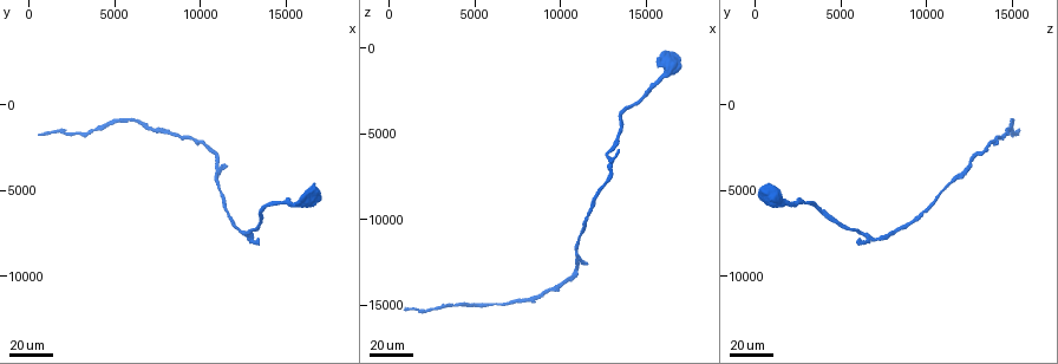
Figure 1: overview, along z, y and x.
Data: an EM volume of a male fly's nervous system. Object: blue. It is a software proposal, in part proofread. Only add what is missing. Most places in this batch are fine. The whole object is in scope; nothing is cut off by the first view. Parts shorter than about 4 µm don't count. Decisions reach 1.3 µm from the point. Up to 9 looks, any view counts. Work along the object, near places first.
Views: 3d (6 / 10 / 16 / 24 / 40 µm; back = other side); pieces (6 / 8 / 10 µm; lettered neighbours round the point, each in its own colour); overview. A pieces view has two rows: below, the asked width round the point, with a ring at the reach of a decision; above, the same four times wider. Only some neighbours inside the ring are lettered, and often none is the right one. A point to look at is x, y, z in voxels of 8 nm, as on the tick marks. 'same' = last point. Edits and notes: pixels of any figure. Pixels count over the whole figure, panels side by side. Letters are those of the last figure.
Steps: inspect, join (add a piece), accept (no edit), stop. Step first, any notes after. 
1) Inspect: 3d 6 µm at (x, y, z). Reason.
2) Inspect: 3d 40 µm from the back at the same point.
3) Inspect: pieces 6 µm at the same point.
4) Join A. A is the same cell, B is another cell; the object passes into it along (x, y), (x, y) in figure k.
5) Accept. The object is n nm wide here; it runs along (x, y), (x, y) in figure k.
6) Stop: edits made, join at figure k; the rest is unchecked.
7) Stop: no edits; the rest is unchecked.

Inspect: 3d 40 µm at (600, 1800, 15200). Long arm stops here.

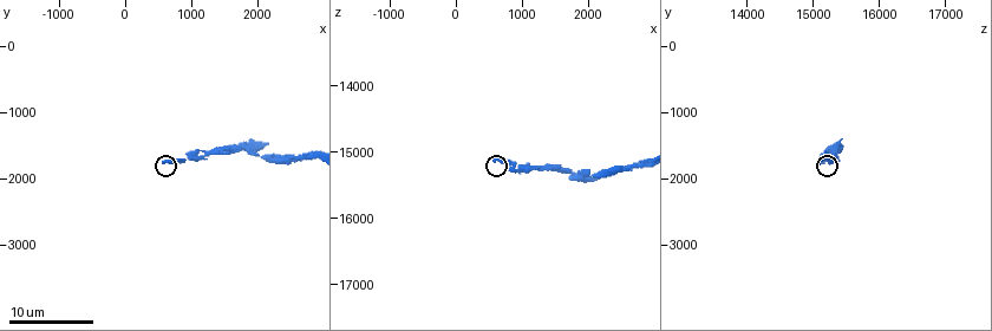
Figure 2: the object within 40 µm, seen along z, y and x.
Inspect: pieces 10 µm at (600, 1750, 15100).

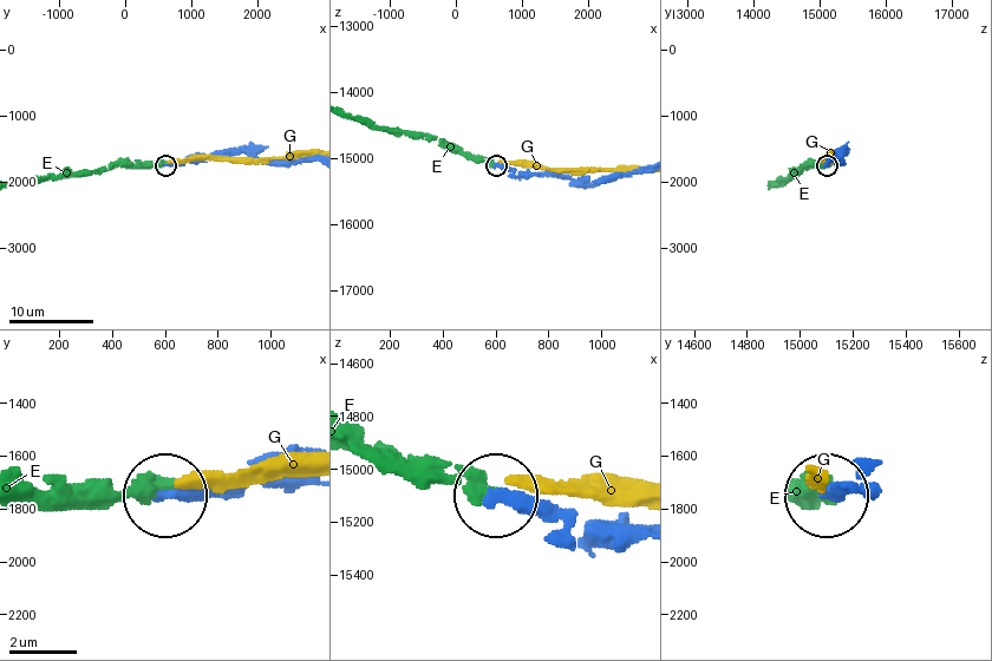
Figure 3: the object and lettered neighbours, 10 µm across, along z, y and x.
Join E. The object is 320 nm wide here; E is the same cell, G is another cell; the object passes into it along (589, 523), (516, 504), (496, 490), (423, 480), (356, 447) in figure 3; the neuron continues.

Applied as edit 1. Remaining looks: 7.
Inspect: 3d 24 µm at (11400, 3600, 12400). Branch stops here.

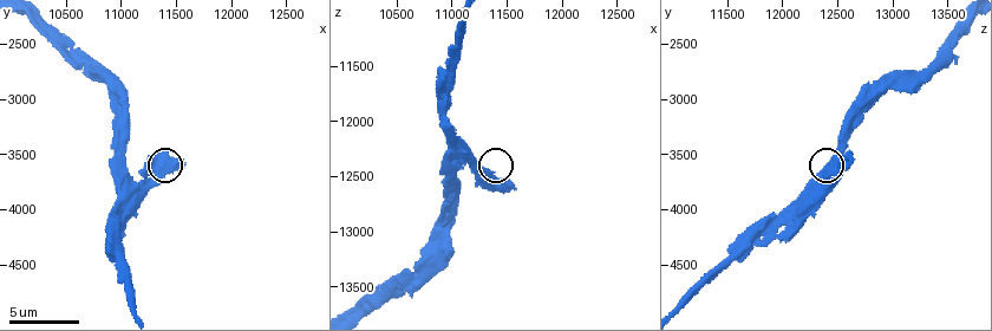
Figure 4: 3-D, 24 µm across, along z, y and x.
Inspect: pieces 10 µm at (11580, 3600, 12580).

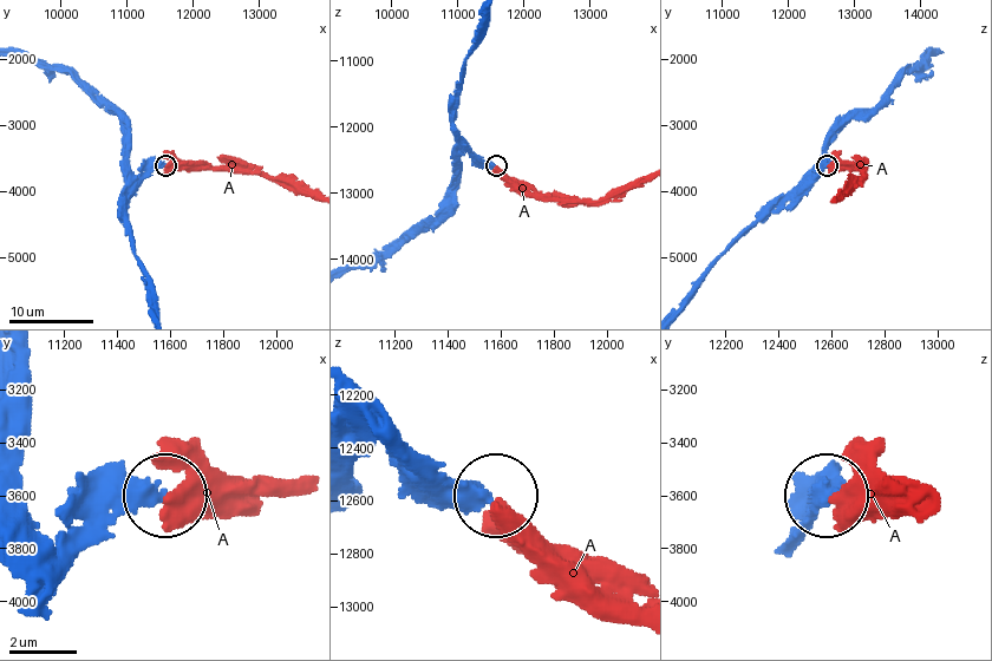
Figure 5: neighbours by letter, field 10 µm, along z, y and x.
Join A. A is the same cell; the object passes into it along (778, 550), (835, 491), (880, 491) in figure 5; the neuron continues.

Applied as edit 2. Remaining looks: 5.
Inspect: 3d 24 µm at (15600, 5600, 600). Branch stops here.

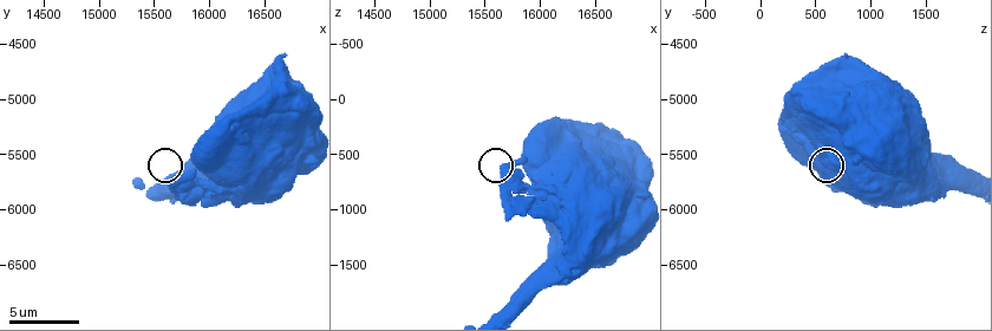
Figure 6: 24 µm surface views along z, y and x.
Inspect: pieces 10 µm at (15660, 5760, 600).

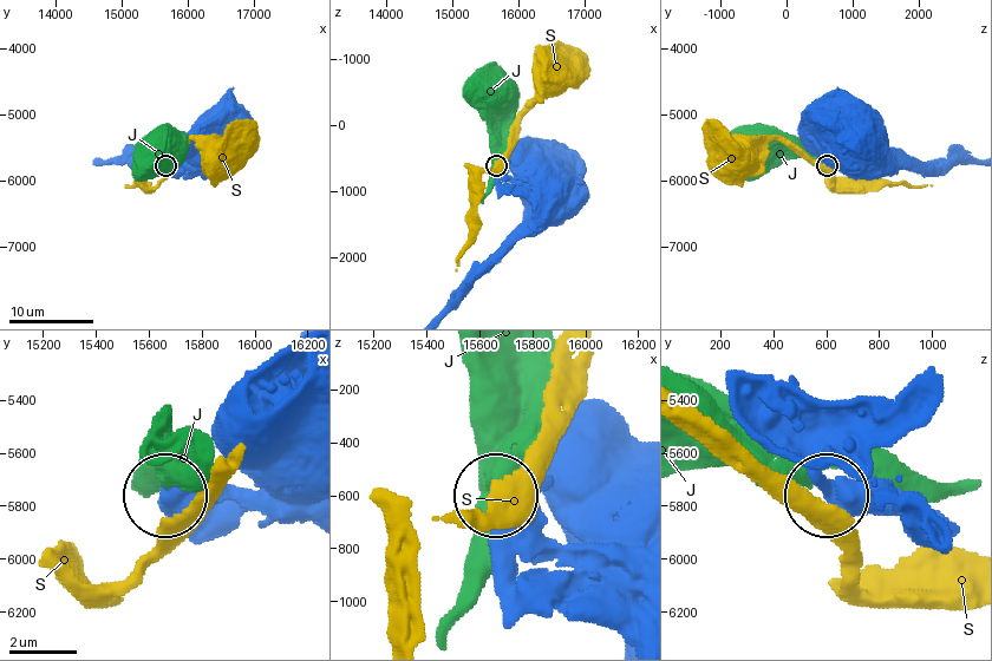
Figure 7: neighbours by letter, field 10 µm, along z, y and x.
Accept. J and S are other cells; none of them fits.

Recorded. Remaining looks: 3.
Stop: edits made, join at figure 3, join at figure 5; the rest is unchecked.

